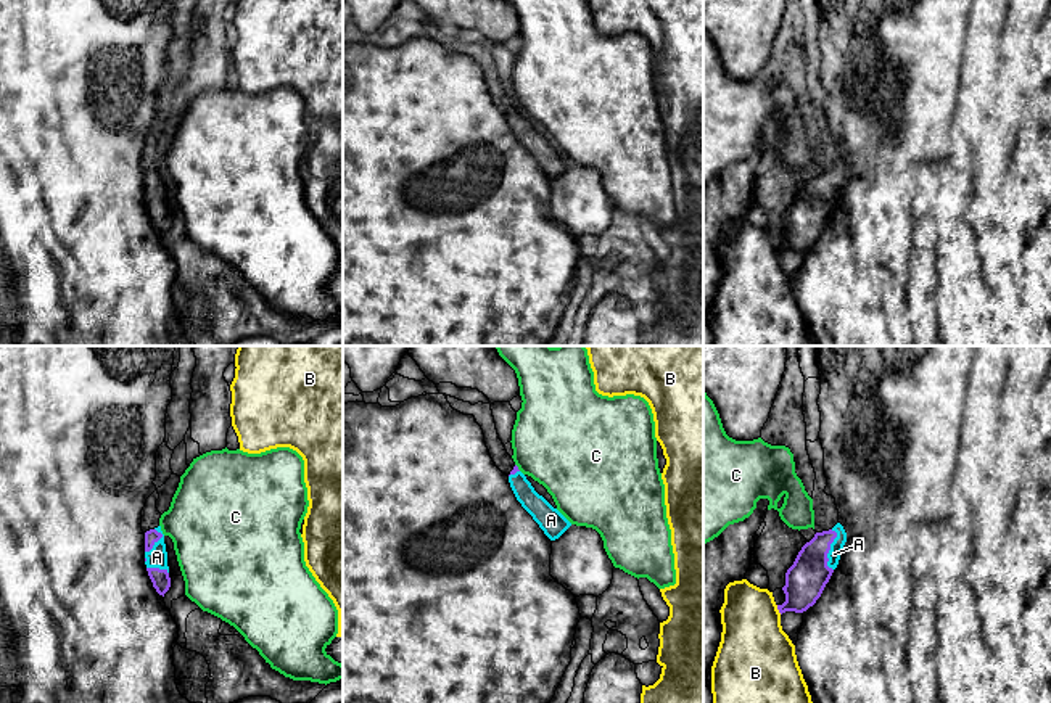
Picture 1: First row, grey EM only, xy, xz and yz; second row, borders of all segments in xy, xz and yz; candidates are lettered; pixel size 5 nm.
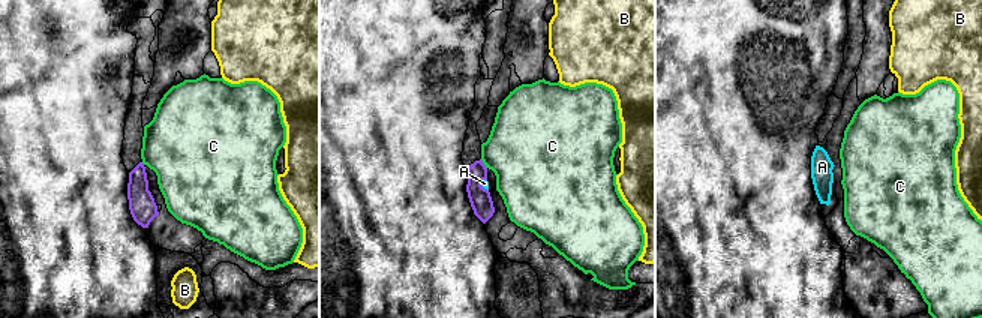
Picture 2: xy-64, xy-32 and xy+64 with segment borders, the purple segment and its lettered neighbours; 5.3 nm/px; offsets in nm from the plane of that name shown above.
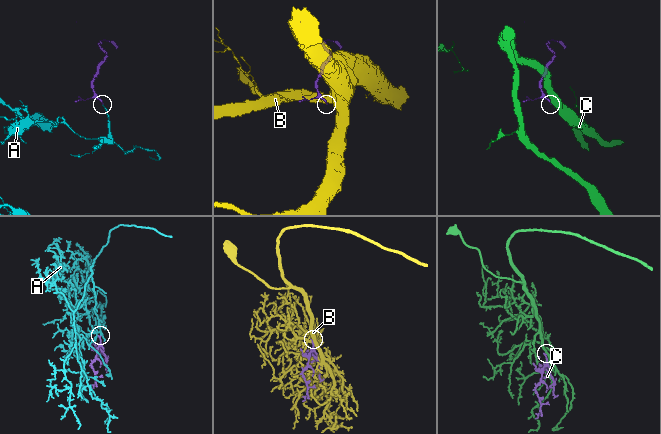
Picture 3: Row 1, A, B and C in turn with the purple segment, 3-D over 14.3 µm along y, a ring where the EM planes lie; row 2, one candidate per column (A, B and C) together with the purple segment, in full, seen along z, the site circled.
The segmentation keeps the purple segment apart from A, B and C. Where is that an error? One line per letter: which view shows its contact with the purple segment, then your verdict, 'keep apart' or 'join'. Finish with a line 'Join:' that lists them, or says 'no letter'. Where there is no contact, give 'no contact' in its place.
A: yz | join
B: yz | keep apart
C: xz | keep apart
Join: A

